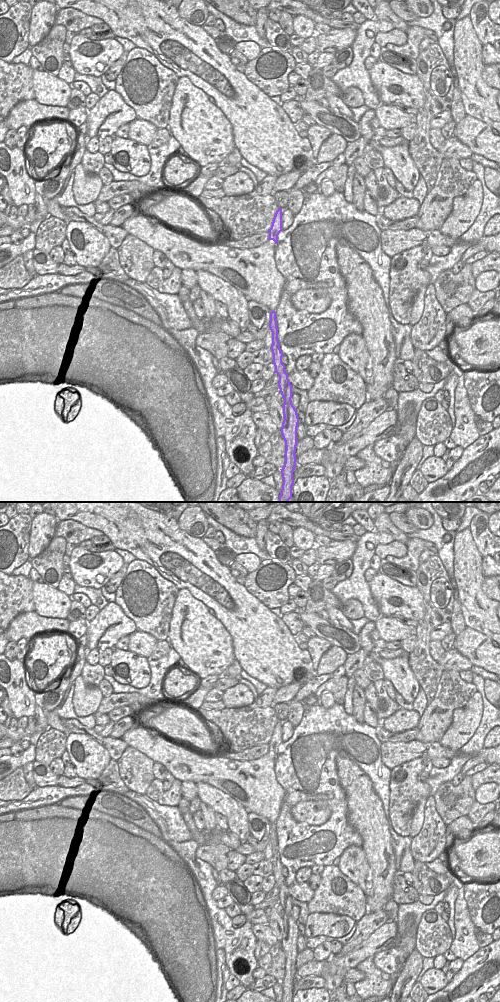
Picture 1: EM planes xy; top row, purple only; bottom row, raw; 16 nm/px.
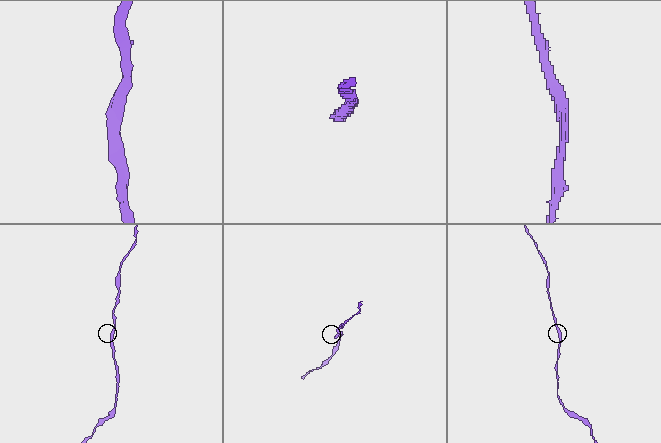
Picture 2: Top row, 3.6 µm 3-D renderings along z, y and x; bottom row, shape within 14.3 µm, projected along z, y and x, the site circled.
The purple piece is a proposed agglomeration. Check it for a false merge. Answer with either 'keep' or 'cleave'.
keep

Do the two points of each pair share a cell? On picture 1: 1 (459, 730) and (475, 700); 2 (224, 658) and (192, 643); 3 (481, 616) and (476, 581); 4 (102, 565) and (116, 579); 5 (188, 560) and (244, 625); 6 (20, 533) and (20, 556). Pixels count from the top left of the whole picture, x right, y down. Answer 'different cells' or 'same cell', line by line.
1: same cell
2: same cell
3: same cell
4: different cells
5: same cell
6: same cell

